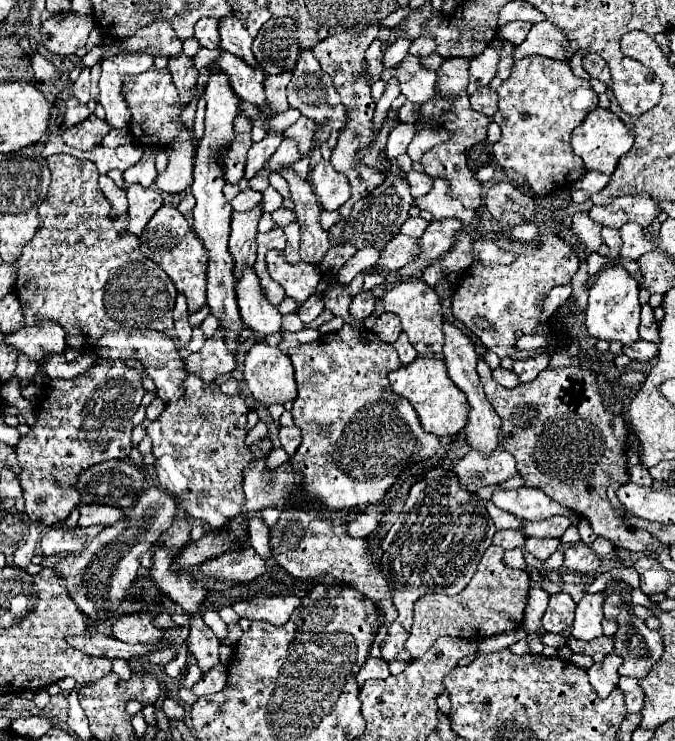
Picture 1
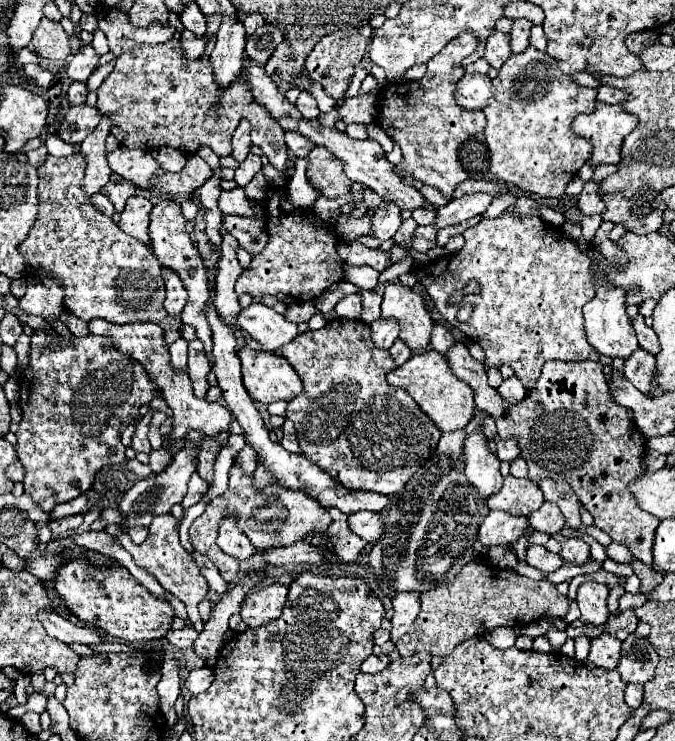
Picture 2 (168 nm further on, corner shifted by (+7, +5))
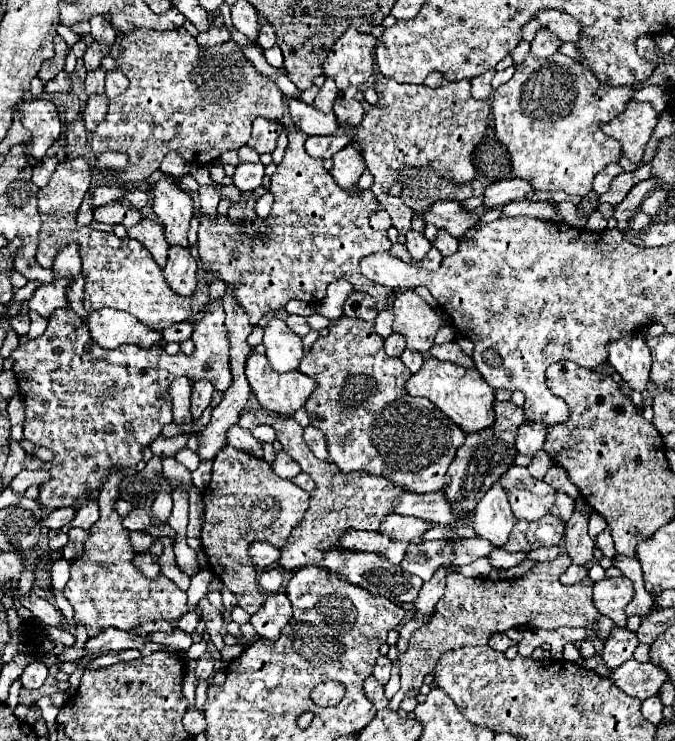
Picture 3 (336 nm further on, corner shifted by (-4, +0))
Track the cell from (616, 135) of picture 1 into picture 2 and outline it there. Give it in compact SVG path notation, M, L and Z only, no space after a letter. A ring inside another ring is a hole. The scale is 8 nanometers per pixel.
M596 104L592 114L580 114L572 122L576 136L586 138L592 144L592 154L588 164L618 164L620 146L626 134L636 128L636 116L626 114L622 106Z

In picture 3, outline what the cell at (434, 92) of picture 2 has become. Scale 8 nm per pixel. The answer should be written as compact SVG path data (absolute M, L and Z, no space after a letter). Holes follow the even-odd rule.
M379 77L375 81L375 91L379 101L363 115L357 137L363 147L365 165L373 175L371 191L377 203L391 215L393 227L399 233L407 233L411 229L413 211L399 197L389 194L395 175L407 165L427 165L455 183L473 181L477 175L472 160L473 149L485 137L489 125L489 103L471 97L467 79L443 81L441 87L429 89L425 85L399 85L393 79Z

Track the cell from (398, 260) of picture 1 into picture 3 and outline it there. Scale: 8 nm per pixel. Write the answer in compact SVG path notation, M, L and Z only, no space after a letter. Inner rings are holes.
M439 229L437 241L433 243L433 247L437 247L437 249L447 257L447 255L453 255L453 253L459 249L459 239L455 239L451 233Z

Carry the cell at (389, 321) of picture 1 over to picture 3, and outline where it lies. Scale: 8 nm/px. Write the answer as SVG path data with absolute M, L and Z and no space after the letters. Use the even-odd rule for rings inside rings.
M391 335L385 339L385 351L391 355L391 357L399 357L405 349L405 339L401 335Z

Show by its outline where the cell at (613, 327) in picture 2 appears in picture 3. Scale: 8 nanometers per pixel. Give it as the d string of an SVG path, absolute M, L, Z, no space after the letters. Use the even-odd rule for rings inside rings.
M625 335L621 341L609 343L609 363L633 391L645 391L649 383L651 353L643 337Z

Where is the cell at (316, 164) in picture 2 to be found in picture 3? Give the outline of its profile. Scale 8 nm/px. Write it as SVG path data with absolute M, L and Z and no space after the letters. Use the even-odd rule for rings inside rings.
M349 143L345 149L341 149L335 157L333 157L335 165L331 169L333 179L339 183L339 187L345 187L349 191L357 189L357 181L365 171L365 163L361 153Z

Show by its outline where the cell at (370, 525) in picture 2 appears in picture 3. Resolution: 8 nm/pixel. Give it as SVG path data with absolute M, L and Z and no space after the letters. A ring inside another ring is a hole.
M397 513L387 515L387 519L383 521L383 535L391 537L391 539L399 539L399 541L411 541L421 537L425 531L429 531L435 523L425 521L425 519L417 519L417 517L403 517Z

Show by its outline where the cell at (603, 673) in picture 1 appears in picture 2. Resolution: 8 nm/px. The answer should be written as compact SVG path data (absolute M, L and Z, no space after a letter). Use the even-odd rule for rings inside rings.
M602 634L598 638L592 638L592 648L590 648L588 660L594 666L598 666L598 668L612 670L612 668L618 666L620 646L622 646L622 642L618 638L608 636L608 634Z

